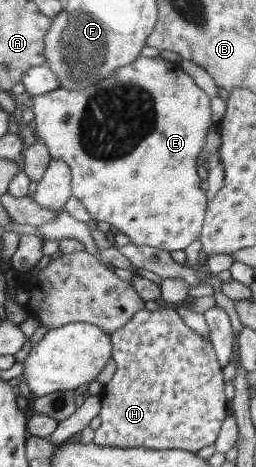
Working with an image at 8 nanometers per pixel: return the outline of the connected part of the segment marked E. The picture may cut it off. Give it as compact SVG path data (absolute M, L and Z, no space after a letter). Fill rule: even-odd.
M140 55L132 64L116 68L109 78L99 80L92 86L81 90L66 90L58 87L46 94L34 96L31 108L34 112L34 119L31 125L36 137L40 138L42 143L48 147L51 158L69 164L72 173L72 194L84 205L93 222L108 222L128 236L130 243L138 246L153 246L168 251L178 264L187 265L184 249L190 246L194 240L199 239L207 209L207 199L205 192L200 189L201 178L196 172L196 162L205 146L208 130L211 125L214 125L211 119L210 100L211 98L196 85L192 77L182 71L180 64L166 61L162 57Z

